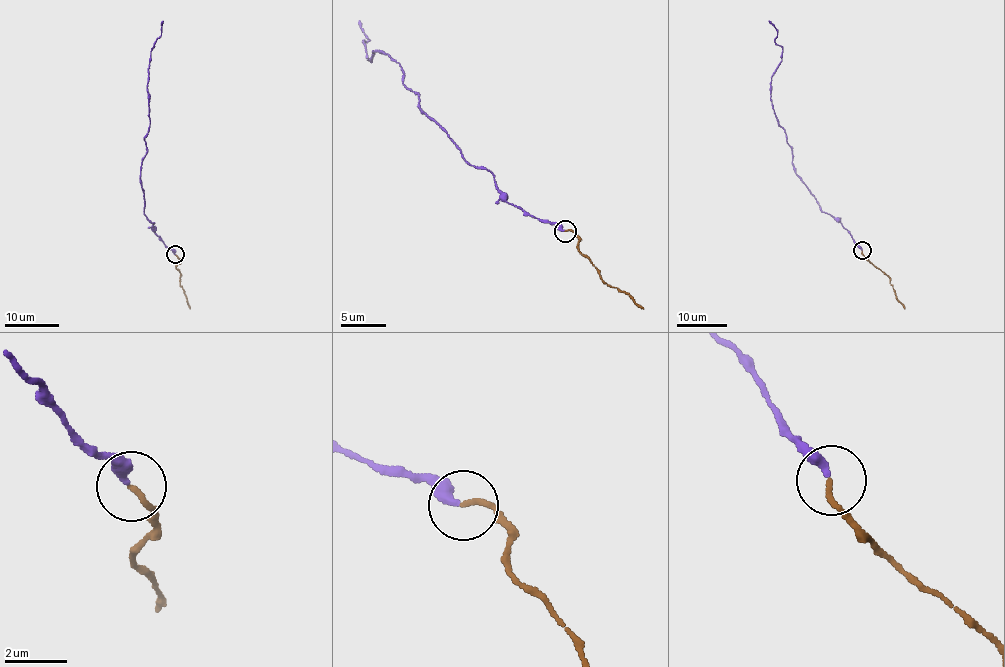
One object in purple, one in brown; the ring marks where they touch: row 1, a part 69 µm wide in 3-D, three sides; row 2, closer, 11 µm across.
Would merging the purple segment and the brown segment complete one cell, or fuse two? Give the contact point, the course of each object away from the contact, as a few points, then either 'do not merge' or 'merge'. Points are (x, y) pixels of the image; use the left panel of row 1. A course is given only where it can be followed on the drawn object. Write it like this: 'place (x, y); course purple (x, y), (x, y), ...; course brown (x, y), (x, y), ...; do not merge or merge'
place (175, 254); course purple (174, 254), (144, 212), (140, 177), (150, 121), (151, 51), (161, 34), (162, 21); course brown (176, 254), (179, 261), (176, 267), (180, 284), (190, 309); merge

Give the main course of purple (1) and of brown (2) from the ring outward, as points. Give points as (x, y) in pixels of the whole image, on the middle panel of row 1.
1: (563, 230), (466, 162), (417, 108), (398, 62), (372, 50), (367, 60), (358, 20)
2: (565, 230), (576, 234), (580, 251), (603, 281), (644, 308)

